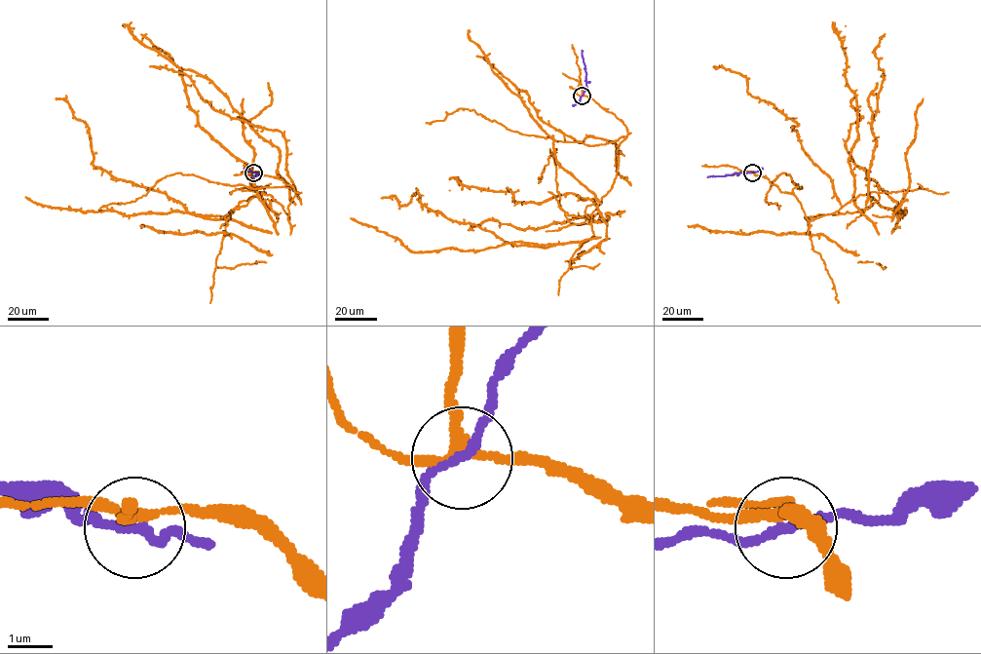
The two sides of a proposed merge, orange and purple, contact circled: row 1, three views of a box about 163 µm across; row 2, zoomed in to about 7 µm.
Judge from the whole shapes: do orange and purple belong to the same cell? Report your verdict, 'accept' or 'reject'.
reject

